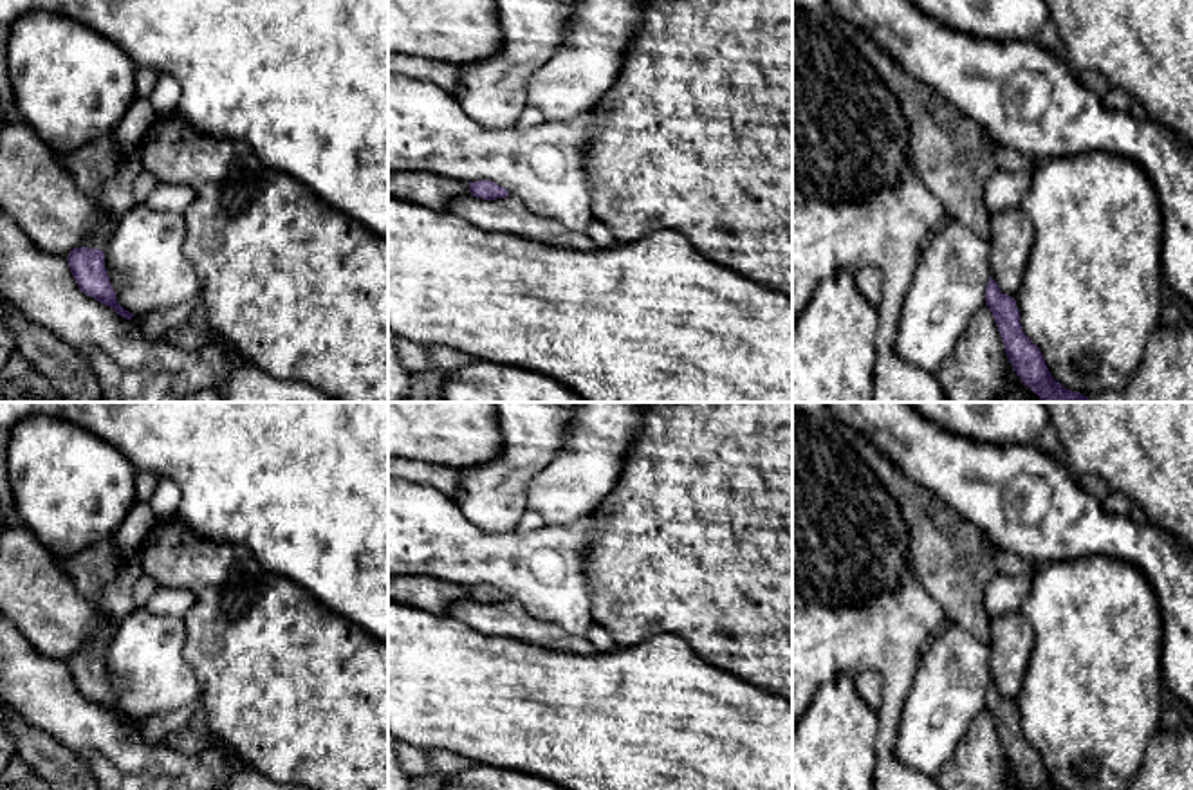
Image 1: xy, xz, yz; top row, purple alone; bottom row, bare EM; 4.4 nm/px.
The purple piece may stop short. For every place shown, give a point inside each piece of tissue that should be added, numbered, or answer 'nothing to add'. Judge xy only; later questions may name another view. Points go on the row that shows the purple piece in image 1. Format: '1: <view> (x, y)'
1: xy (92, 165)

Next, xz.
nothing to add

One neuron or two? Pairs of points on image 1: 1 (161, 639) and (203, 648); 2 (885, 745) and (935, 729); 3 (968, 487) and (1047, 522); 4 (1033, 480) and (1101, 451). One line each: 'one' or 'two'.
1: two
2: two
3: one
4: two

